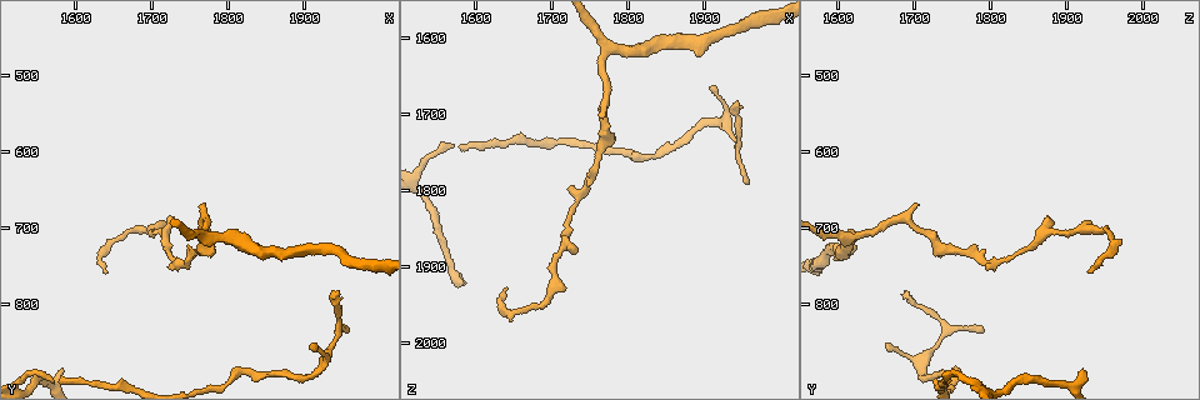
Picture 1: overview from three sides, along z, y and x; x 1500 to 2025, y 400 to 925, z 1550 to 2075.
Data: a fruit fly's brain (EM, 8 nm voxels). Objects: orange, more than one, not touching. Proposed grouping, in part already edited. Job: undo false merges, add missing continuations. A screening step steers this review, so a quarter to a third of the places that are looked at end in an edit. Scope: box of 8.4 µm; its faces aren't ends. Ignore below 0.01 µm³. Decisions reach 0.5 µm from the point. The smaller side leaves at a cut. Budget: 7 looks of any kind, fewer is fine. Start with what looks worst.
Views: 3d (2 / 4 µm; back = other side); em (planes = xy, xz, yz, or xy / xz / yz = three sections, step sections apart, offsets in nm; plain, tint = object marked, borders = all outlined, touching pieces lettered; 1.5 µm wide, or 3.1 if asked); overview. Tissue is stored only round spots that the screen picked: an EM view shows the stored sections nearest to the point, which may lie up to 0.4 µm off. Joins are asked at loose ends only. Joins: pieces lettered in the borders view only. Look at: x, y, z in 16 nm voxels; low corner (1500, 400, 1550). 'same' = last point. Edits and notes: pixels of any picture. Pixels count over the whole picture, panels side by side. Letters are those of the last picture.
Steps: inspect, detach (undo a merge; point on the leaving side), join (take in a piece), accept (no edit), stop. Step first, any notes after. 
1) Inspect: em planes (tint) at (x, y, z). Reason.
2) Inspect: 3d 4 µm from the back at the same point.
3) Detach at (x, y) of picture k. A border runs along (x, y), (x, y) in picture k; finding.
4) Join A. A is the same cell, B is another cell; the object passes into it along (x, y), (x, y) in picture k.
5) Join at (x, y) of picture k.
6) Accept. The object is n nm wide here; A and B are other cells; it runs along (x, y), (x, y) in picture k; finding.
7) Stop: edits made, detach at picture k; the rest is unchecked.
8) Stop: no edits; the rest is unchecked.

Inspect: 3d 4 µm at (1580, 885, 1915). Tapers out.

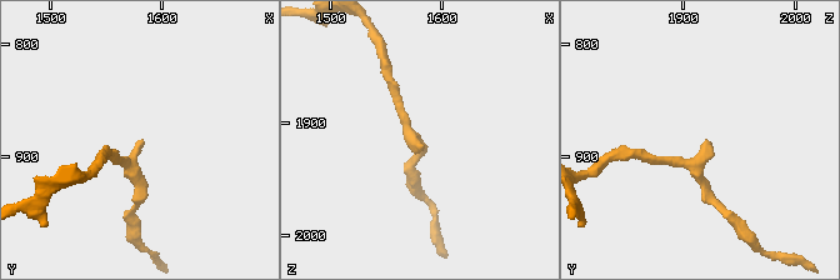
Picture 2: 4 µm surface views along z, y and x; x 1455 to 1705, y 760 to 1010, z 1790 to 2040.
Inspect: em planes (borders) at (1584, 884, 1920). Need the tissue.

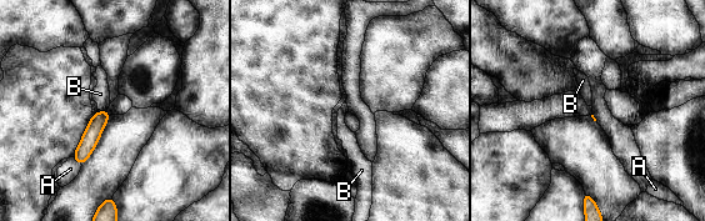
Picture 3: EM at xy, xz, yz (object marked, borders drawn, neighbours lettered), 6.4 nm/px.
Accept. A and B are other cells; a border runs along (105, 109), (98, 111) in picture 3; none of them fits.

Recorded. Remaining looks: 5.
Inspect: em yz step 4 (plain) at (1910, 855, 1660). Free end.

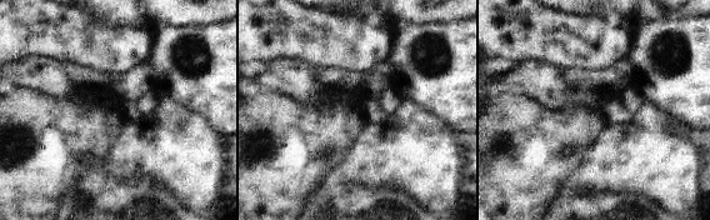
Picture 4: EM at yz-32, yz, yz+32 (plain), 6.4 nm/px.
Inspect: em yz step 4 (borders) at the same point.

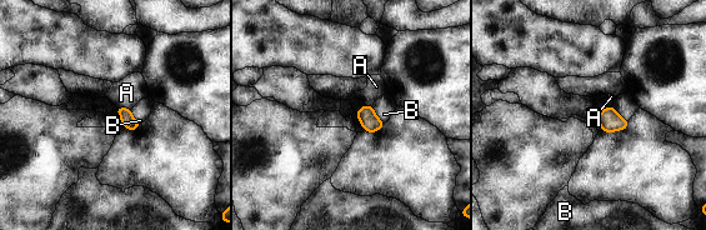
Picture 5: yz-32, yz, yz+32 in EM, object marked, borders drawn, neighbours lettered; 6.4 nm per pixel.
Accept. A and B are other cells; a border runs along (116, 106), (130, 109) in picture 5; none of them fits.

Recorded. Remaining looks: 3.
Inspect: em planes (tint) at (1955, 835, 1790). Thin end.

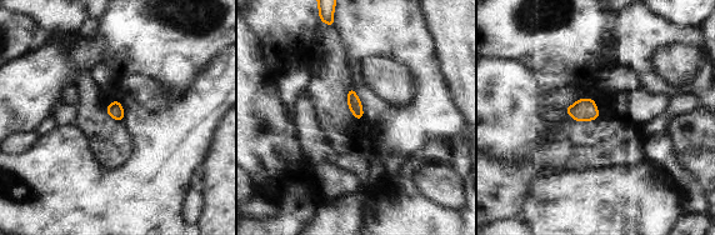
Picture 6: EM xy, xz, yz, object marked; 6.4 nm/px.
Inspect: em planes (borders) at the same point. What lies round it.

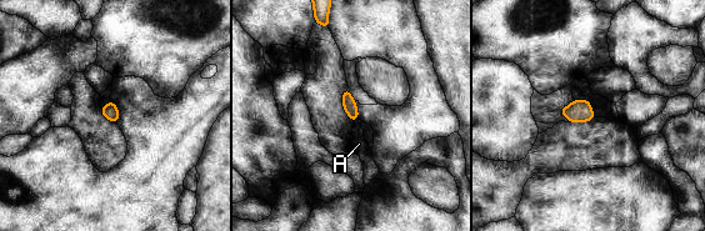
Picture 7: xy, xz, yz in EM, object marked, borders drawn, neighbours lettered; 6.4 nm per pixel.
Accept. A is another cell; a border runs along (358, 117), (354, 121) in picture 7; none of them fits.

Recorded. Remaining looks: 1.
Stop: no edits; the rest is unchecked.

